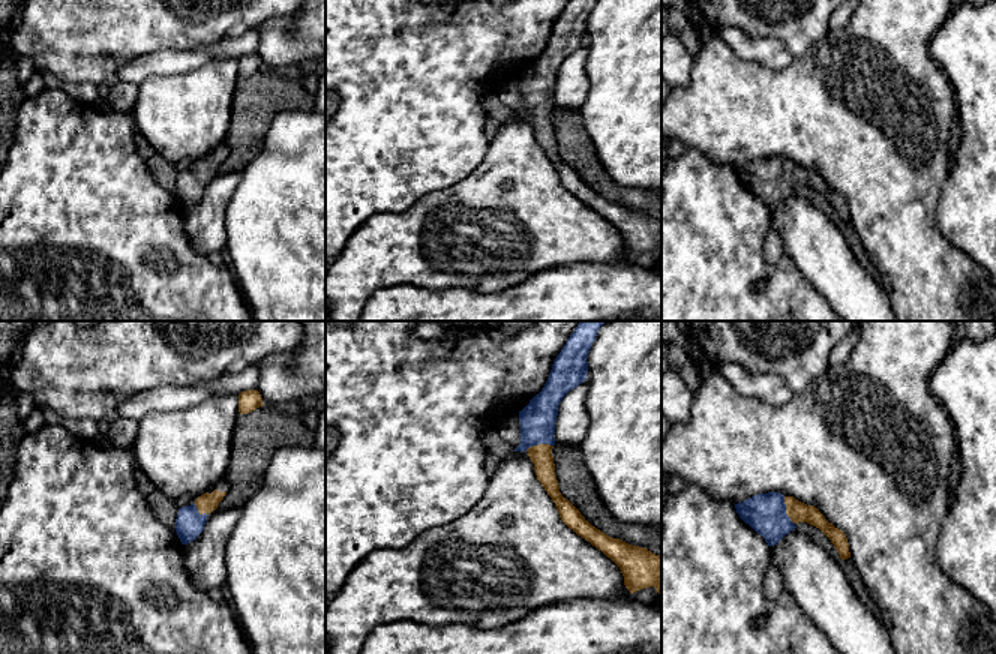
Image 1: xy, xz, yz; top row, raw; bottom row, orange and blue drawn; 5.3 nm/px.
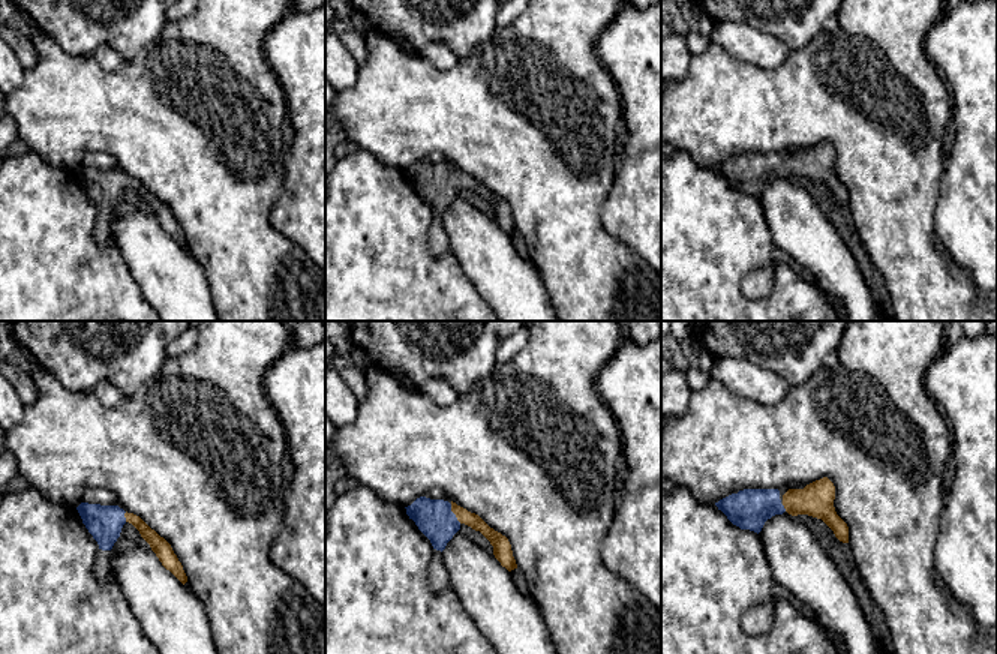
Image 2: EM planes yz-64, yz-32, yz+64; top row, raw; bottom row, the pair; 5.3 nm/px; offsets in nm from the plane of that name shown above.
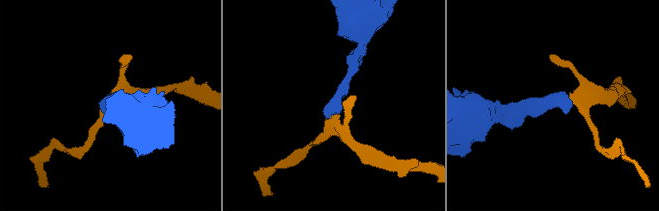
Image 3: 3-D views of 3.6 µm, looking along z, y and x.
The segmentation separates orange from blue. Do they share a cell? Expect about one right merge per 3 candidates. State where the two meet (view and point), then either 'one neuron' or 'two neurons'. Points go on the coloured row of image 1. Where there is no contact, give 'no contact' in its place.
meets orange in xz at (539, 444); one neuron

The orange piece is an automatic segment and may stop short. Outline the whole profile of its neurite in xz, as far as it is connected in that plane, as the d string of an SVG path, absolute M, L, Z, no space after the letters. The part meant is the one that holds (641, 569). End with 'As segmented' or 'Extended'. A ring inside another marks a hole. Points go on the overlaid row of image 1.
M580 321L552 364L549 378L538 394L519 411L520 444L514 452L526 452L534 464L537 480L555 502L561 520L578 536L610 558L624 576L626 588L633 594L654 586L662 594L662 556L646 548L612 538L592 526L580 512L566 500L558 486L552 448L555 422L562 398L586 380L588 352L597 332L608 321Z. Extended

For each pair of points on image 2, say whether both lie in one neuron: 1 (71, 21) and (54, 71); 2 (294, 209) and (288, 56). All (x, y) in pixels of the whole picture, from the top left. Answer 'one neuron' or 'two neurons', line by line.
1: two neurons
2: one neuron

